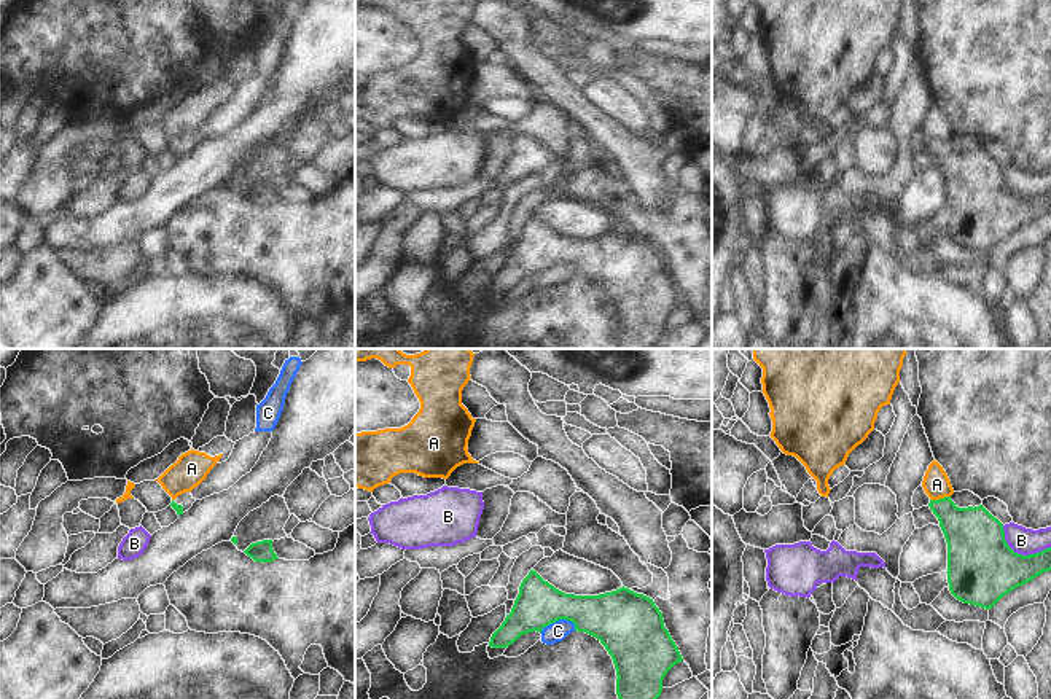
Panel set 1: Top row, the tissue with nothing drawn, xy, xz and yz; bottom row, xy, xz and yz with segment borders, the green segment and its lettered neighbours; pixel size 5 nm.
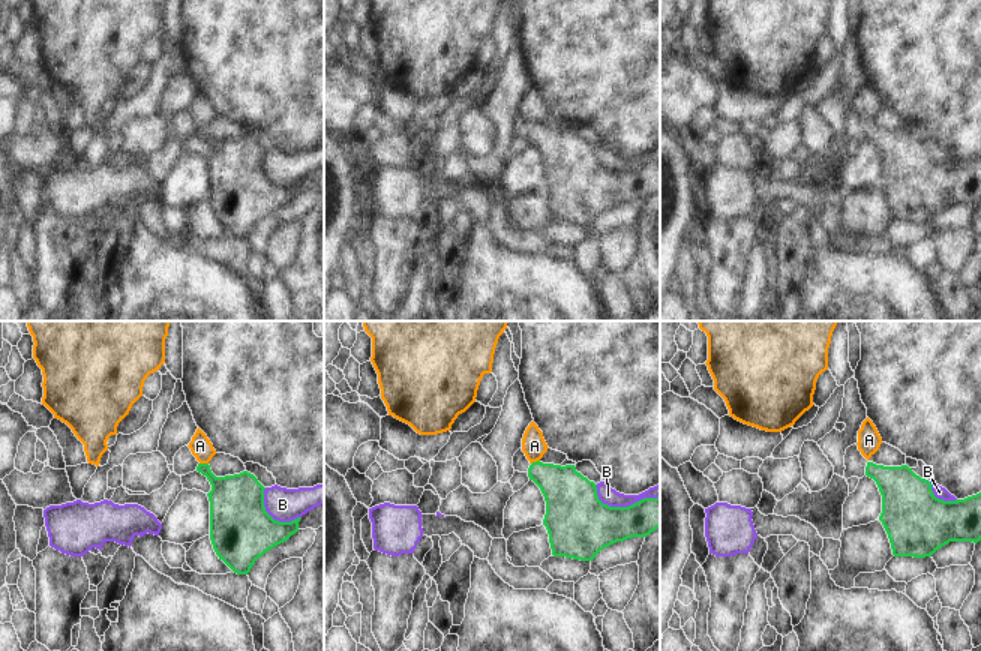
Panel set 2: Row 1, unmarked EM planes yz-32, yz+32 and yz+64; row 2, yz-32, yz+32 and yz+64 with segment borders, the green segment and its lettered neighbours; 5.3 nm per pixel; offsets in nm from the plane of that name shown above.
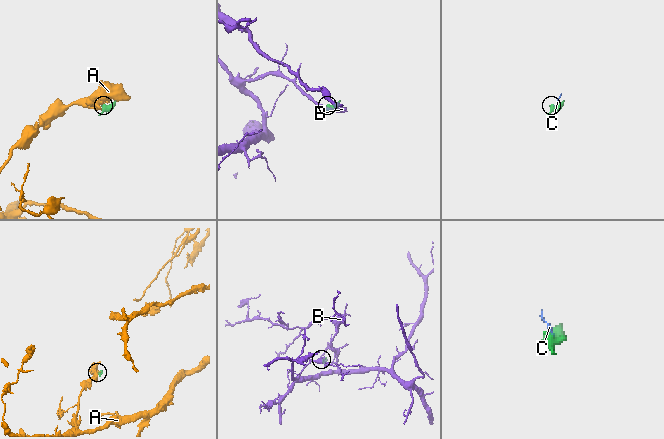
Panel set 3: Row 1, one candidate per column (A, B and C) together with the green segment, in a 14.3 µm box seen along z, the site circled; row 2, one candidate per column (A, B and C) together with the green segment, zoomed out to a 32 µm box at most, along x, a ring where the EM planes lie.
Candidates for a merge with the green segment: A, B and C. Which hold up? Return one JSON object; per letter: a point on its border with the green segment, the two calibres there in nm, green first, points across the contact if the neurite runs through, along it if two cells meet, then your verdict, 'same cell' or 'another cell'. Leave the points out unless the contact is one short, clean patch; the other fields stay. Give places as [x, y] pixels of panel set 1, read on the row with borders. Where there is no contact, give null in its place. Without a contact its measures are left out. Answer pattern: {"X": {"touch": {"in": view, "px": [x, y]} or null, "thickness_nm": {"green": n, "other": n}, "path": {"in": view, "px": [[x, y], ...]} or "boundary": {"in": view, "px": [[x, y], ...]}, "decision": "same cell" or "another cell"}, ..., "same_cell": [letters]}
{"A": {"touch": {"in": "yz", "px": [940, 499]}, "thickness_nm": {"green": 280, "other": 140}, "boundary": {"in": "yz", "px": [[949, 495], [930, 500]]}, "decision": "another cell"}, "B": {"touch": {"in": "yz", "px": [1019, 554]}, "thickness_nm": {"green": 360, "other": 140}, "decision": "another cell"}, "C": {"touch": {"in": "xz", "px": [558, 620]}, "thickness_nm": {"green": 240, "other": 100}, "boundary": {"in": "xz", "px": [[575, 624], [556, 620], [540, 632]]}, "decision": "another cell"}, "same_cell": []}

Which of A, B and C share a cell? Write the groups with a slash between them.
A / B C

